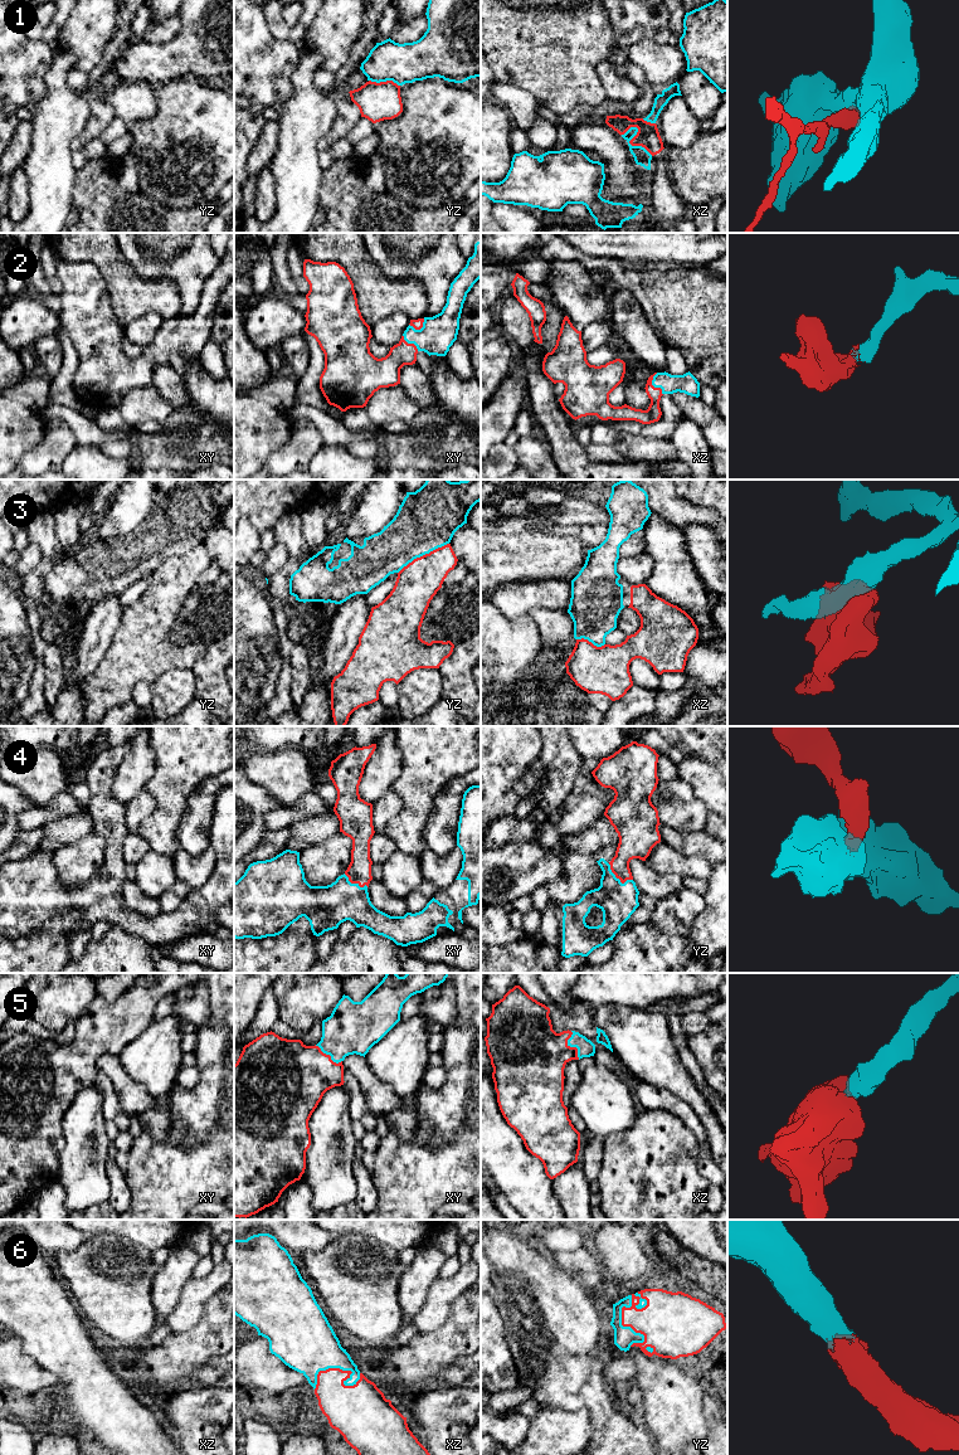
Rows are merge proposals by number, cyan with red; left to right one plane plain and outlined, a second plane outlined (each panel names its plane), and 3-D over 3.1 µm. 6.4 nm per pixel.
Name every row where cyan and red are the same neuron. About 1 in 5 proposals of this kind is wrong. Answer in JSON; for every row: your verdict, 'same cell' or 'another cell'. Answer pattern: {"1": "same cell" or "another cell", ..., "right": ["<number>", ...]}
{"1": "another cell", "2": "same cell", "3": "same cell", "4": "same cell", "5": "same cell", "6": "same cell", "right": ["2", "3", "4", "5", "6"]}

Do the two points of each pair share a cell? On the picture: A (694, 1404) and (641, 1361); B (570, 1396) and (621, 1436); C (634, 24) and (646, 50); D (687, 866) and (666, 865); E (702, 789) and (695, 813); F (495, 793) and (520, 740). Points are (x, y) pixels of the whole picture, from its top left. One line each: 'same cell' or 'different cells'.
A: same cell
B: same cell
C: different cells
D: same cell
E: different cells
F: same cell

